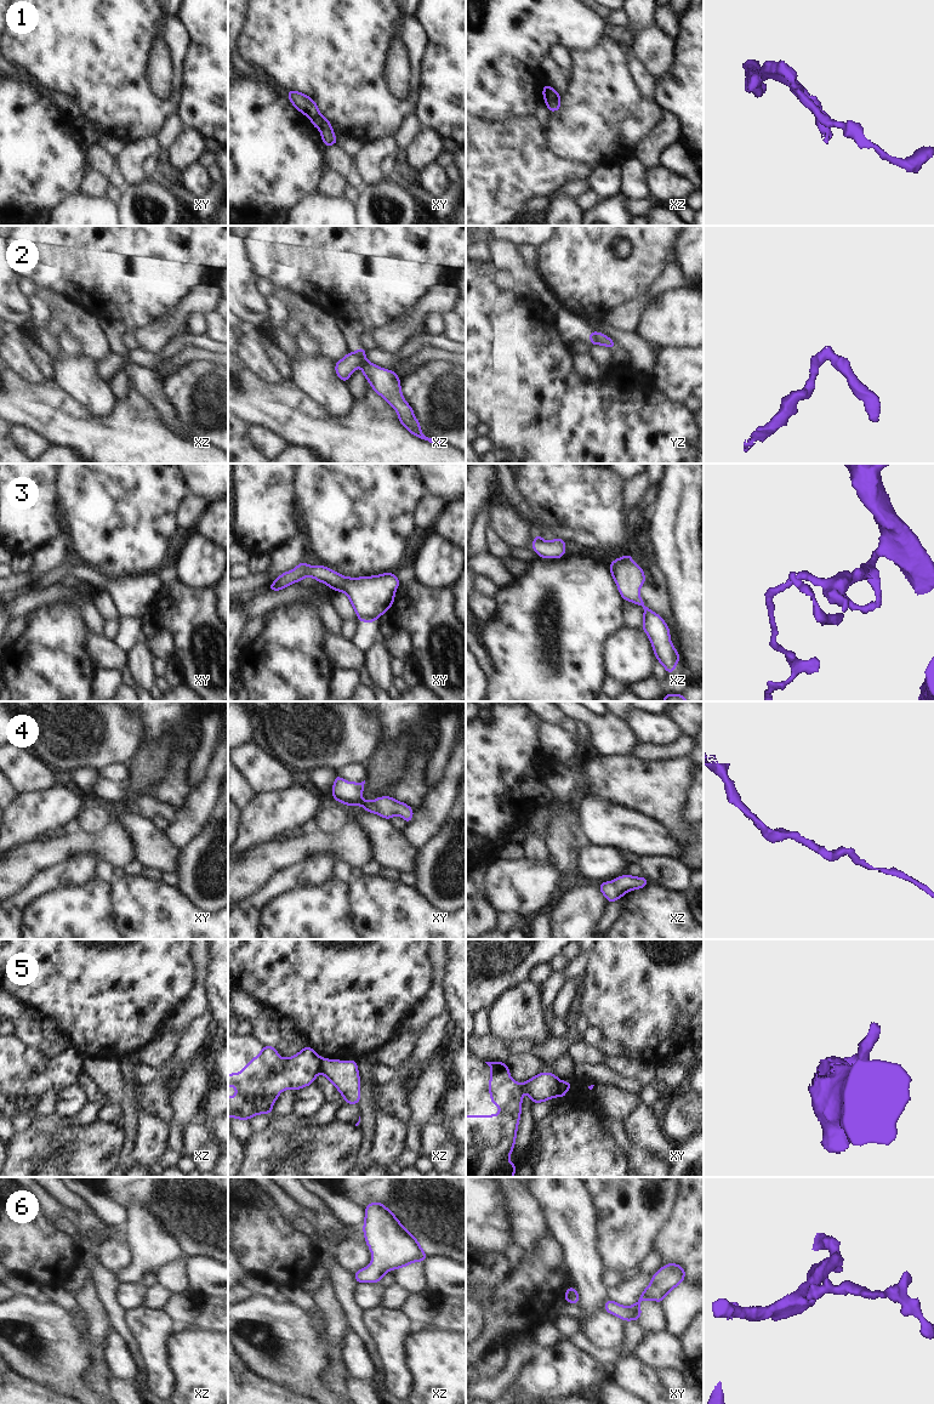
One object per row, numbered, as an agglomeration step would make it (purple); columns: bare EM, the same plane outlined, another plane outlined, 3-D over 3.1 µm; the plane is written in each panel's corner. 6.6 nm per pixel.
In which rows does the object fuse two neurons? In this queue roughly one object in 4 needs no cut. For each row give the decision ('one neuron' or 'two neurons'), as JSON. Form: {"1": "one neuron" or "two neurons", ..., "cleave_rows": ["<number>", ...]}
{"1": "two neurons", "2": "two neurons", "3": "one neuron", "4": "one neuron", "5": "two neurons", "6": "one neuron", "cleave_rows": ["1", "2", "5"]}

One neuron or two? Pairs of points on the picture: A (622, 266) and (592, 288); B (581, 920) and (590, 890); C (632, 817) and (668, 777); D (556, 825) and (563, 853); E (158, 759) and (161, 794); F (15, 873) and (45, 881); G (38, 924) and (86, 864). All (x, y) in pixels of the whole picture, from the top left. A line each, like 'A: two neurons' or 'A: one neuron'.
A: one neuron
B: one neuron
C: two neurons
D: one neuron
E: two neurons
F: two neurons
G: two neurons

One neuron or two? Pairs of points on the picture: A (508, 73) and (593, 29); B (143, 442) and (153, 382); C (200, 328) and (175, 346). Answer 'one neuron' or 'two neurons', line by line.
A: one neuron
B: two neurons
C: two neurons

